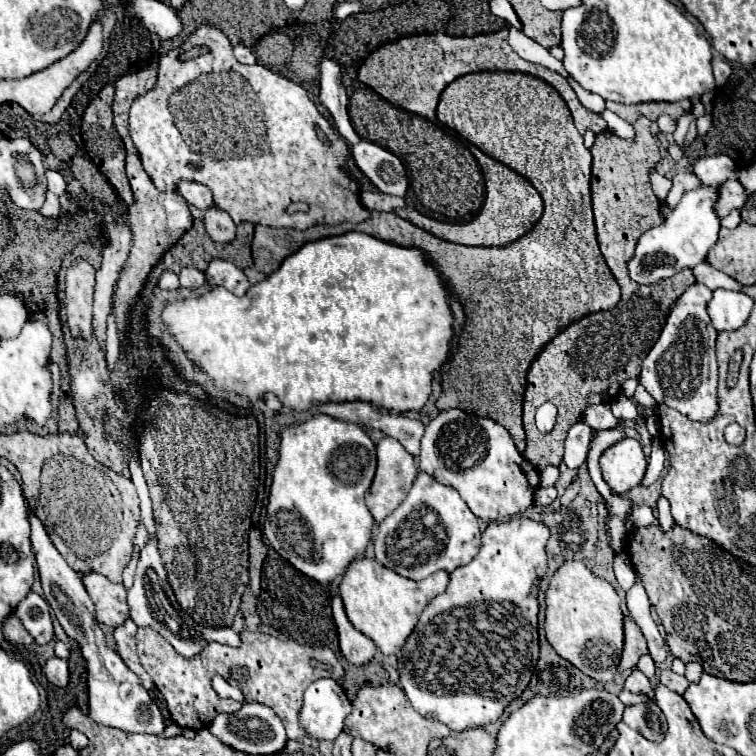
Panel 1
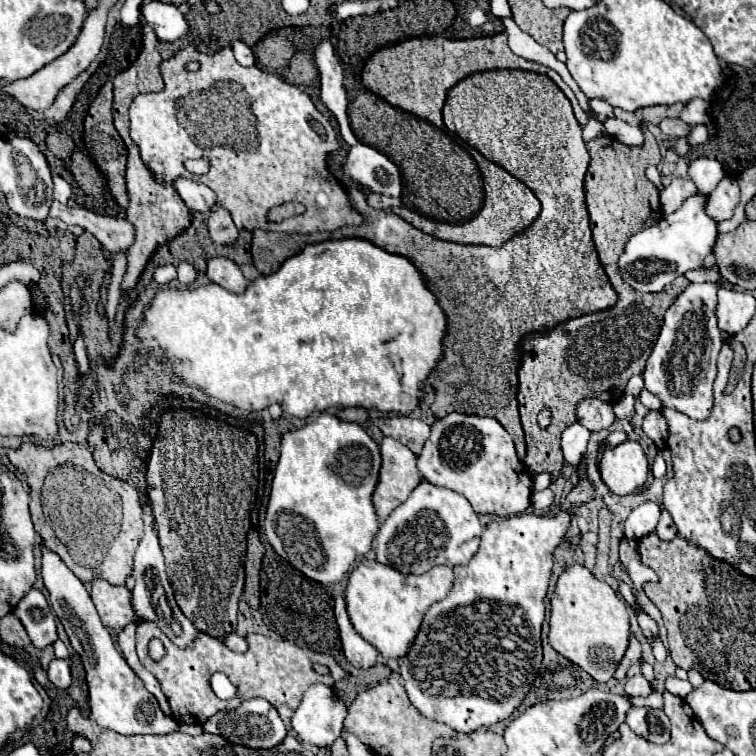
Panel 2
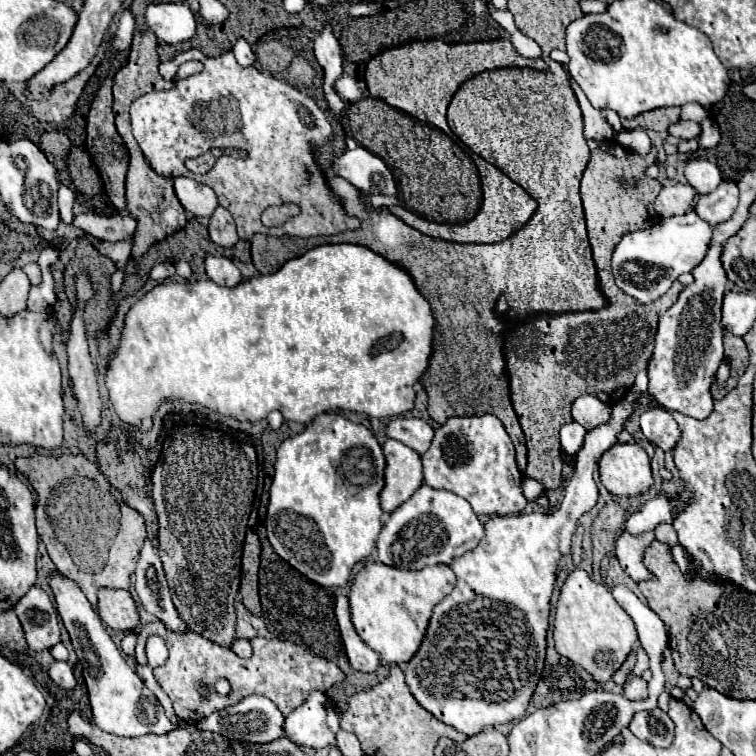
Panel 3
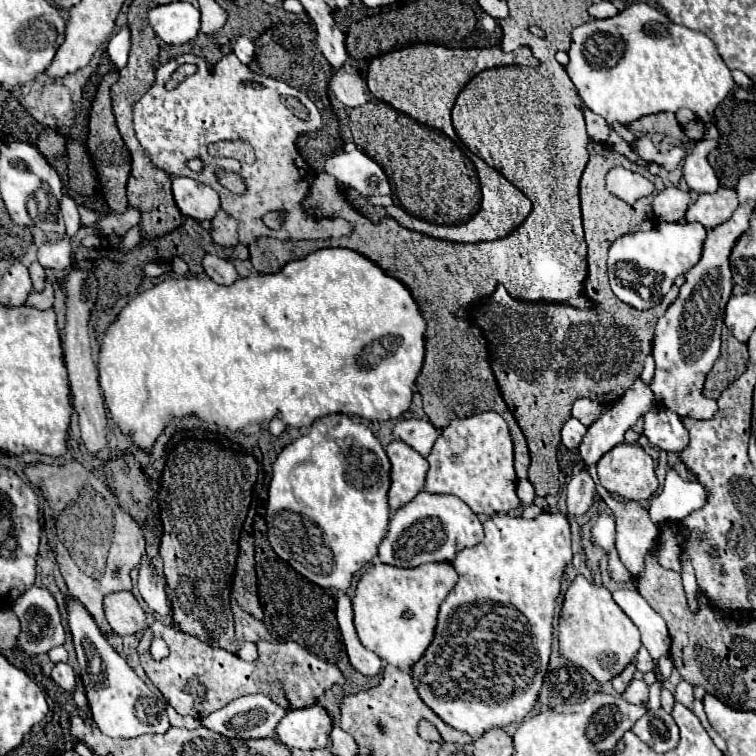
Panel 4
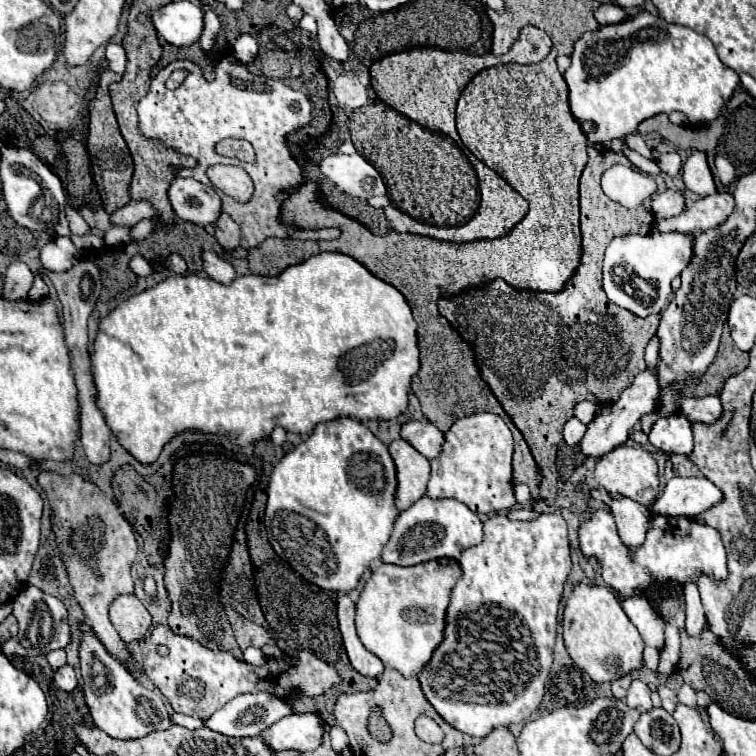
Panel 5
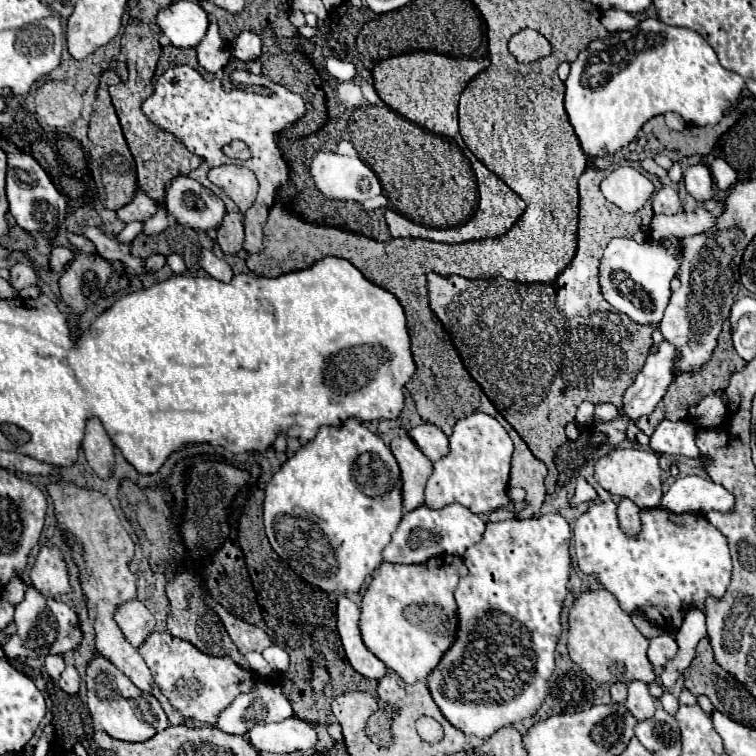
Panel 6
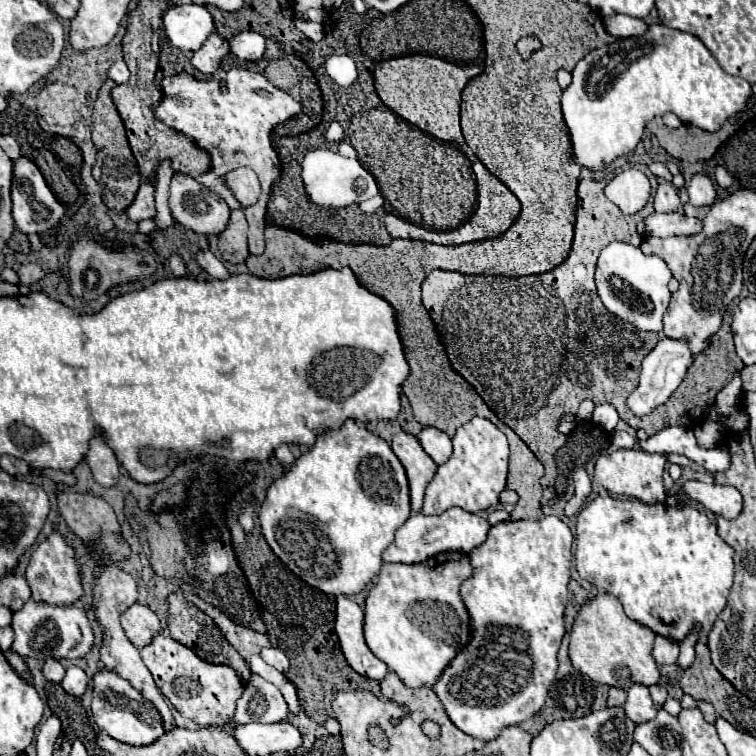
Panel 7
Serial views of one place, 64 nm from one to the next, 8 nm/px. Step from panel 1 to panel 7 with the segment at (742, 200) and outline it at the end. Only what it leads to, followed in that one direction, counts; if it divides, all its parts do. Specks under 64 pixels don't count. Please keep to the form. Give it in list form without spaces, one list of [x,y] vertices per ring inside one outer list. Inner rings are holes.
[[[680,212],[672,214],[650,214],[646,218],[646,232],[650,236],[666,238],[666,236],[692,236],[702,230],[702,220],[692,216],[684,216]]]

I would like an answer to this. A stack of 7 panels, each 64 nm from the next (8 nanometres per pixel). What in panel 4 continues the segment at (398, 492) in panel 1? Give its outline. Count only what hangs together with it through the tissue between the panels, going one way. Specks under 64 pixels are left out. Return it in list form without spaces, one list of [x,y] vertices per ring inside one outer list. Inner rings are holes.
[[[392,440],[386,446],[386,454],[392,464],[388,504],[390,510],[398,510],[424,488],[428,462],[424,456],[420,456],[414,448],[404,444],[402,440]]]

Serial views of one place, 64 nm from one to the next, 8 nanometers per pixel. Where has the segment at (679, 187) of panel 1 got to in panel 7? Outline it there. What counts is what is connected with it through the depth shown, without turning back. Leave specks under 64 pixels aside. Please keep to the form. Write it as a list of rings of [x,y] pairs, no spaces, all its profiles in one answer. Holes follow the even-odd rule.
[[[660,182],[656,196],[654,196],[654,210],[656,212],[676,212],[680,206],[680,198],[672,182]]]

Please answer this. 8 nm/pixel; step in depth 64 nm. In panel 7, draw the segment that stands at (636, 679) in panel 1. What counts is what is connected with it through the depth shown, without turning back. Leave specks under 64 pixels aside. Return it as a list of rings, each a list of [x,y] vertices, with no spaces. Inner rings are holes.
[[[632,684],[628,688],[628,700],[624,704],[624,710],[626,710],[626,716],[636,724],[652,720],[658,712],[656,704],[650,698],[648,686],[644,684]]]

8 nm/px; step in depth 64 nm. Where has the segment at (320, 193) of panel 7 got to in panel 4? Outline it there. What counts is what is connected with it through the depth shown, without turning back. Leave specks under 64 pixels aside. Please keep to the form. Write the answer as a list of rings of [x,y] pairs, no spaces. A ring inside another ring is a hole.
[[[362,150],[342,152],[326,160],[326,172],[338,182],[358,190],[364,196],[392,194],[390,180],[382,166],[366,156]]]

